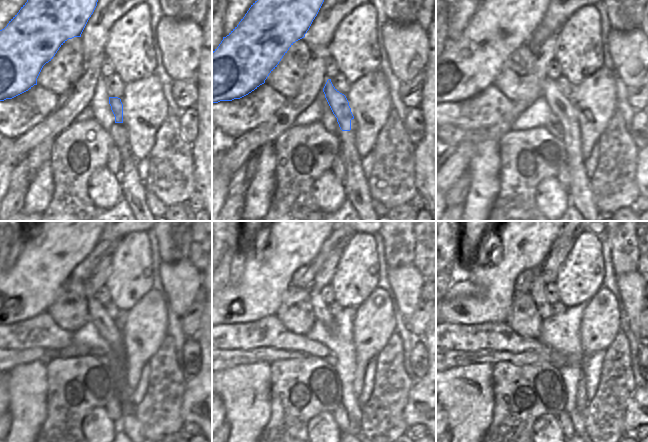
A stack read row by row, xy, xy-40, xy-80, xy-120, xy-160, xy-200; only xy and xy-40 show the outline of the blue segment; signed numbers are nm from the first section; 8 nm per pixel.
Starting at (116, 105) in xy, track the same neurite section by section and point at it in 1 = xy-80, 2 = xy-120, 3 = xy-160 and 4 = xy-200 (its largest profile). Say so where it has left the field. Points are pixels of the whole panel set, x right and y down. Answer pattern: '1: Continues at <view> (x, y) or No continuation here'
1: Continues at xy-80 (561, 106)
2: Continues at xy-120 (108, 328)
3: Continues at xy-160 (320, 308)
4: Continues at xy-200 (537, 291).

